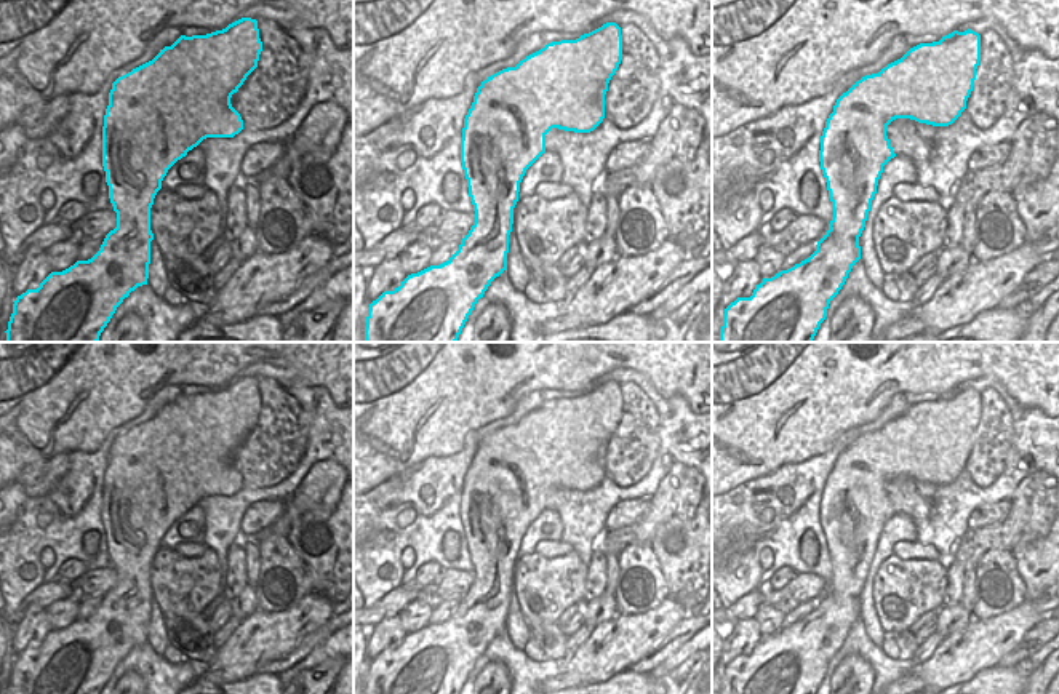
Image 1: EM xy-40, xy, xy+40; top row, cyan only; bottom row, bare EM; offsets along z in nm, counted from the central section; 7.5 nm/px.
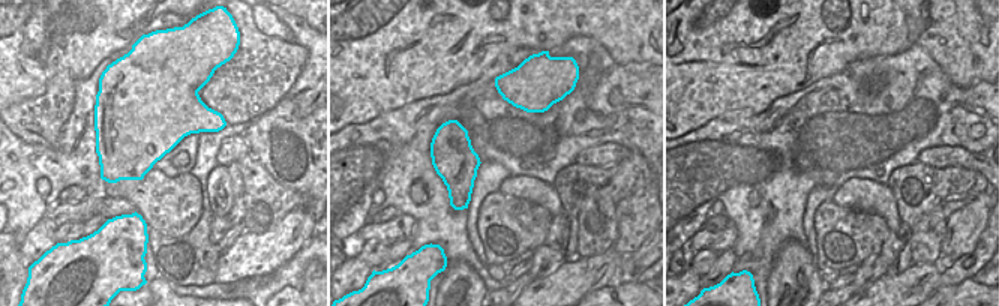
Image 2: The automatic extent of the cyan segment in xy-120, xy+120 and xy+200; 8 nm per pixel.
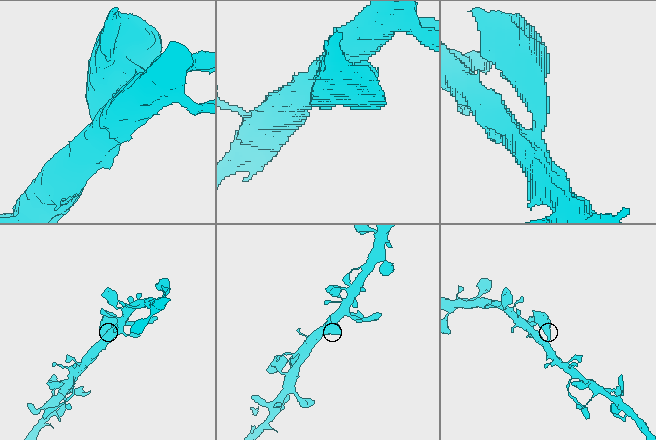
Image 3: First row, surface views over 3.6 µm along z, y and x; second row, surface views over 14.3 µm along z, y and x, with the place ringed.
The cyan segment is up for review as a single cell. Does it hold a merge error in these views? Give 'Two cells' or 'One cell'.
One cell.

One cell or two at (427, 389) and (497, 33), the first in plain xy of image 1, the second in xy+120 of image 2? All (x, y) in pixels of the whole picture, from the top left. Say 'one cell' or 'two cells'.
one cell

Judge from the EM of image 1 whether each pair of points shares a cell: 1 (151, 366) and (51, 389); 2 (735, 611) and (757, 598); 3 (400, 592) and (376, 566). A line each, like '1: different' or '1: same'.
1: same
2: same
3: different

